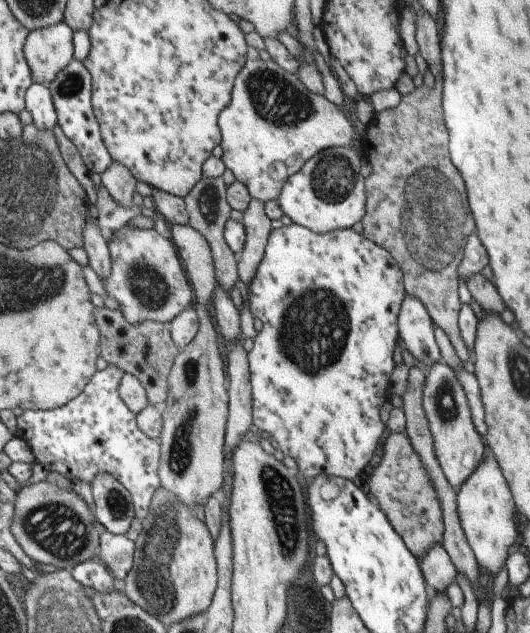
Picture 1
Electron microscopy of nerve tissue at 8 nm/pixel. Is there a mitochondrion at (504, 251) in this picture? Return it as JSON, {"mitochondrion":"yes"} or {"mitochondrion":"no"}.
{"mitochondrion":"no"}

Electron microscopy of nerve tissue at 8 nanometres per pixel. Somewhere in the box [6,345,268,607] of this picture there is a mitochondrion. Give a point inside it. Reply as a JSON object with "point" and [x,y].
{"point":[56,528]}

